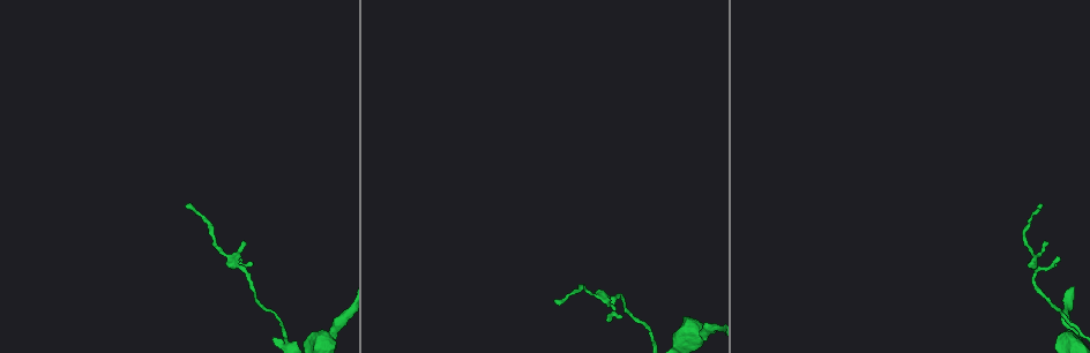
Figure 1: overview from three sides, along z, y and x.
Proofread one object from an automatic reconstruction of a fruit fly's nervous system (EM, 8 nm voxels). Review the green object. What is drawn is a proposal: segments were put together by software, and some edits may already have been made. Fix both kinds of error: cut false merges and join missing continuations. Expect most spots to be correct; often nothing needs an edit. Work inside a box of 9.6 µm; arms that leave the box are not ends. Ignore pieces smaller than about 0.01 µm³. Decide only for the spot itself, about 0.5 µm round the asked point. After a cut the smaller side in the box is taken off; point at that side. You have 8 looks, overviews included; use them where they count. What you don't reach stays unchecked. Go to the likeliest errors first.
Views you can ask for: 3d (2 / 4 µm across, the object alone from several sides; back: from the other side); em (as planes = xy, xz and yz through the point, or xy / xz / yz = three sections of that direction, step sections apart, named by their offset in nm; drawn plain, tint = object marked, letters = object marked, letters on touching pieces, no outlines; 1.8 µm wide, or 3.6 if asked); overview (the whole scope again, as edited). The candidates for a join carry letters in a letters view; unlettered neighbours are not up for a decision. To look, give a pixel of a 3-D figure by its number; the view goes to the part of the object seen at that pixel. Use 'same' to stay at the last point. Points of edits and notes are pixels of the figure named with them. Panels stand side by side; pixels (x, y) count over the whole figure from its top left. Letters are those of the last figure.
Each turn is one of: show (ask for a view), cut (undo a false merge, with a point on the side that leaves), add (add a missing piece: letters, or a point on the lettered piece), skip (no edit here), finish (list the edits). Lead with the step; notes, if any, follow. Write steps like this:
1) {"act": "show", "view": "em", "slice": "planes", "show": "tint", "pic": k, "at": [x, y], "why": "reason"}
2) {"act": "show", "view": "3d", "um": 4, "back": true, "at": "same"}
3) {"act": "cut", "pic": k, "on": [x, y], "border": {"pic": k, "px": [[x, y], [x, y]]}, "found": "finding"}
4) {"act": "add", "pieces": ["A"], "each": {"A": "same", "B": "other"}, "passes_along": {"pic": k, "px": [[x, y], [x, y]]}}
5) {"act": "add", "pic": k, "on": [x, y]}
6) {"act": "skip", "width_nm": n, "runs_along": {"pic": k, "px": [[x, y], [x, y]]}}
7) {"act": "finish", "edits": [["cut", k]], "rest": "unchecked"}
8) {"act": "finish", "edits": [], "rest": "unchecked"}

{"act": "show", "view": "em", "slice": "xz", "step": 8, "show": "tint", "pic": 1, "at": [707, 334], "why": "calibre changes"}

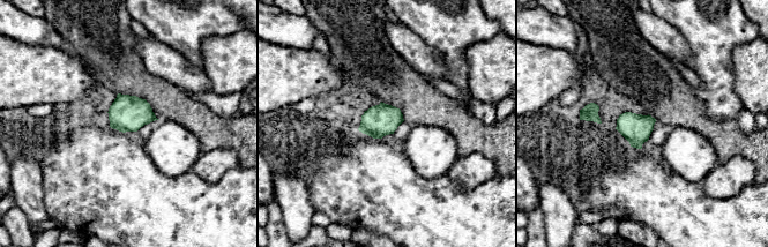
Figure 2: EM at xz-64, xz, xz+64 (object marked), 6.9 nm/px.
{"act": "show", "view": "em", "slice": "planes", "show": "letters", "at": "same", "why": "cut it another way"}

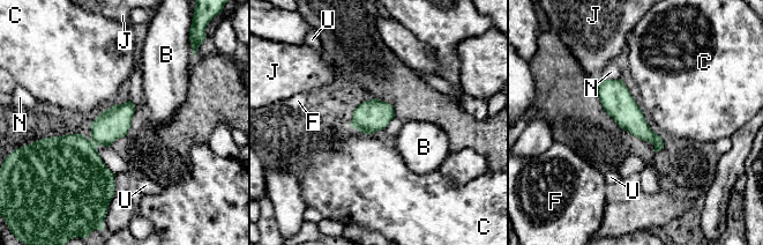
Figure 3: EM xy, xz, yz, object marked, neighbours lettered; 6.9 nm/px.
{"act": "skip", "each": {"B": "other", "C": "other", "F": "other", "J": "other", "N": "other", "U": "other"}, "border": {"pic": 3, "px": [[354, 128], [372, 134]]}, "found": "continuous, no second neuron"}

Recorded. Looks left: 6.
{"act": "show", "view": "em", "slice": "yz", "step": 16, "show": "tint", "pic": 1, "at": [1059, 257], "why": "thin end"}

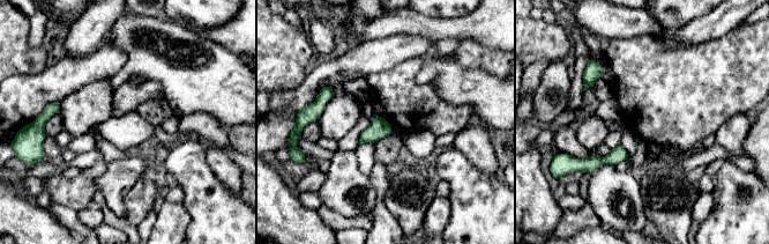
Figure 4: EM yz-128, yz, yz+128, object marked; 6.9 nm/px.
{"act": "show", "view": "em", "slice": "planes", "show": "letters", "at": "same", "why": "cut it another way"}

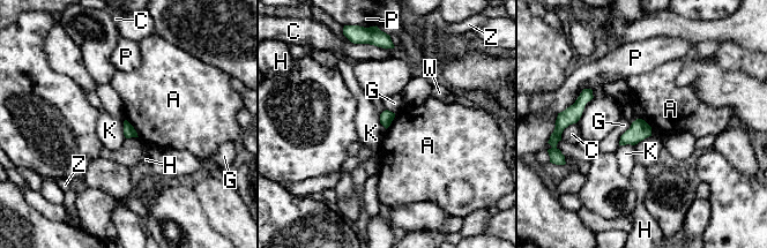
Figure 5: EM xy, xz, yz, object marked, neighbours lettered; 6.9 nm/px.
{"act": "skip", "each": {"A": "other", "C": "other", "G": "other", "H": "other", "K": "other", "P": "other", "W": "other", "Z": "other"}, "border": {"pic": 5, "px": [[125, 119], [139, 136]]}, "found": "no lettered piece goes on from it"}

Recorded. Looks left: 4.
{"act": "show", "view": "em", "slice": "yz", "step": 16, "show": "tint", "pic": 1, "at": [554, 301], "why": "an open end"}

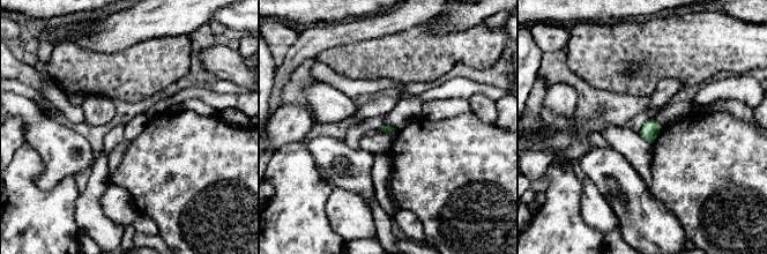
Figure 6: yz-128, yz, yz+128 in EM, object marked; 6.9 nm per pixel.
{"act": "show", "view": "em", "slice": "planes", "show": "letters", "at": "same", "why": "another direction"}

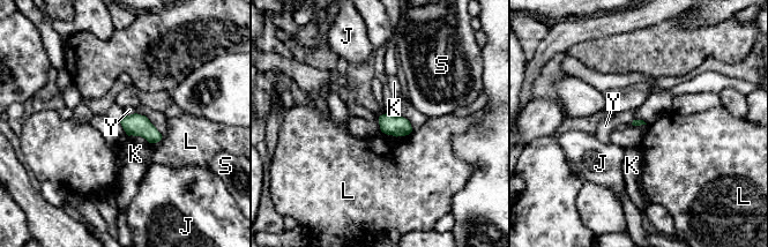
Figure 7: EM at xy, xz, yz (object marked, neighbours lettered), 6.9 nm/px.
{"act": "skip", "each": {"J": "other", "K": "other", "L": "other", "S": "other", "Y": "other"}, "border": {"pic": 7, "px": [[135, 112], [125, 115]]}, "found": "none of them fits"}

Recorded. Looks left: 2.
{"act": "finish", "edits": [], "rest": "unchecked"}

